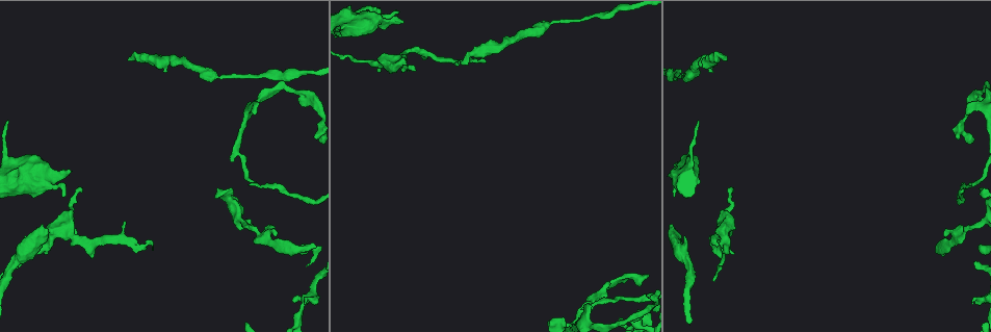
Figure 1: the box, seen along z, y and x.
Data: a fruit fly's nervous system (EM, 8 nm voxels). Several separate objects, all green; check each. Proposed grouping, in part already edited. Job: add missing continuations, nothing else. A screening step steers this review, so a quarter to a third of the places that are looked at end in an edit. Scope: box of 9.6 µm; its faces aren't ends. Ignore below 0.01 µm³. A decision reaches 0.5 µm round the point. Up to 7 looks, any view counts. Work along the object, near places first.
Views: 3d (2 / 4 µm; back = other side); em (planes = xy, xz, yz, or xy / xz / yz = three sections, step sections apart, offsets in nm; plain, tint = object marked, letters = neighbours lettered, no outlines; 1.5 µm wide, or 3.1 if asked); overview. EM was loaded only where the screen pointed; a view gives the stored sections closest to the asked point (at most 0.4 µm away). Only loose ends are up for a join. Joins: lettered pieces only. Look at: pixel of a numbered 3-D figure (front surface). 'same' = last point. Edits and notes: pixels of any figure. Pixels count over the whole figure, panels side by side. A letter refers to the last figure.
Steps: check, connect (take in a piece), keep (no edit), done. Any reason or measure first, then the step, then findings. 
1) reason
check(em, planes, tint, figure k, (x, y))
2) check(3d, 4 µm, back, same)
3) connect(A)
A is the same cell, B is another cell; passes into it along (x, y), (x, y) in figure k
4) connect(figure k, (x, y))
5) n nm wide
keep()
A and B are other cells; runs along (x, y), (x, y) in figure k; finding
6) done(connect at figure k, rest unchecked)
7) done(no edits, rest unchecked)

tapers out
check(3d, 2 µm, figure 1, (968, 113))

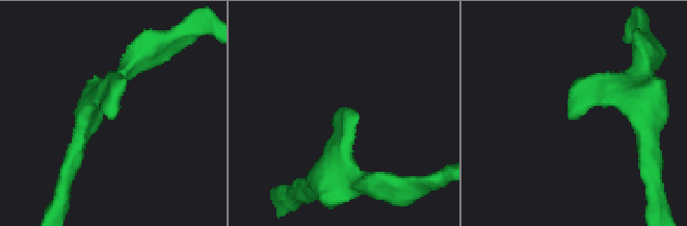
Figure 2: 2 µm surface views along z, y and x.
now the EM
check(em, planes, letters, figure 2, (348, 107))

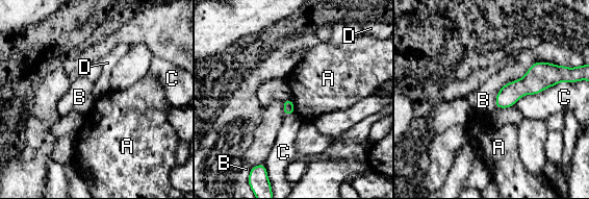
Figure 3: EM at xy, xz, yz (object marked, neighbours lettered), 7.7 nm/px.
100 nm wide
keep()
A, B, C and D are other cells; none of them fits

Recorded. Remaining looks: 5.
thin end
check(em, xy, step 4, letters, figure 1, (152, 245))

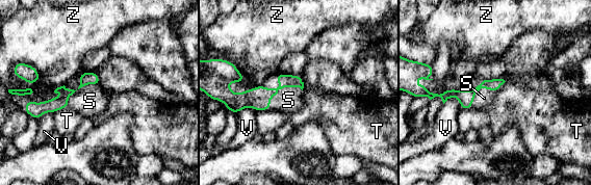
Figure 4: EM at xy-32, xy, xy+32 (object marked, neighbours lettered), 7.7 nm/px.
check(em, planes, letters, same)

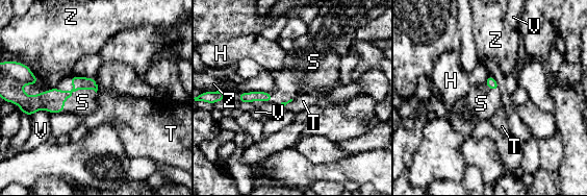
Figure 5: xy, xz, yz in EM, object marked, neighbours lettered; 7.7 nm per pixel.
connect(figure 5, (82, 102))
S is the same cell, H, T, V and Z are other cells; passes into it along (52, 101), (75, 91), (82, 102) in figure 5; the neuron continues

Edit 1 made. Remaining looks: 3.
check(overview)

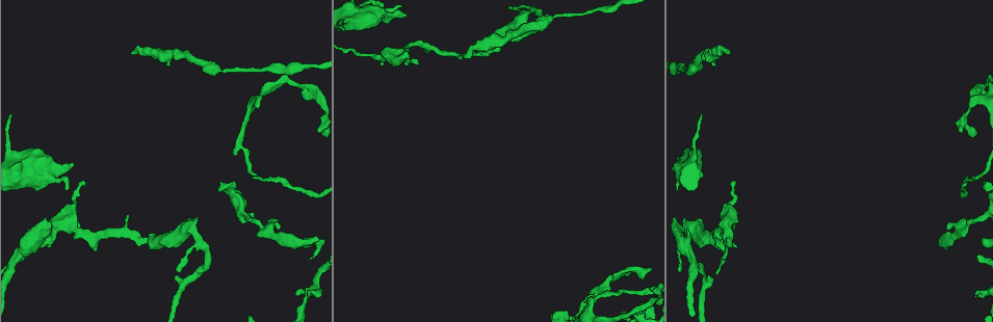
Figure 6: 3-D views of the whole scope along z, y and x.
branch stops here
check(3d, 4 µm, figure 6, (72, 163))

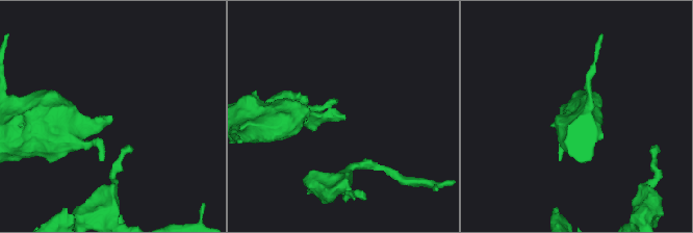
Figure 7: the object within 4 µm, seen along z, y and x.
shape alone is not enough
check(em, planes, letters, figure 7, (109, 116))

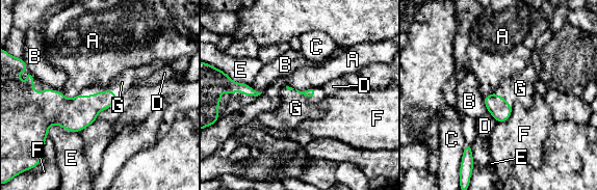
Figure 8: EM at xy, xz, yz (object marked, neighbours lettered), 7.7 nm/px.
G touches over 300 nm
connect(figure 8, (122, 82))
G is the same cell, A, B, C, D, E and F are other cells; passes into it along (79, 112), (100, 91), (122, 82) in figure 8; it goes on there

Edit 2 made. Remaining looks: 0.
done(connect at figure 5, connect at figure 8, rest unchecked)

